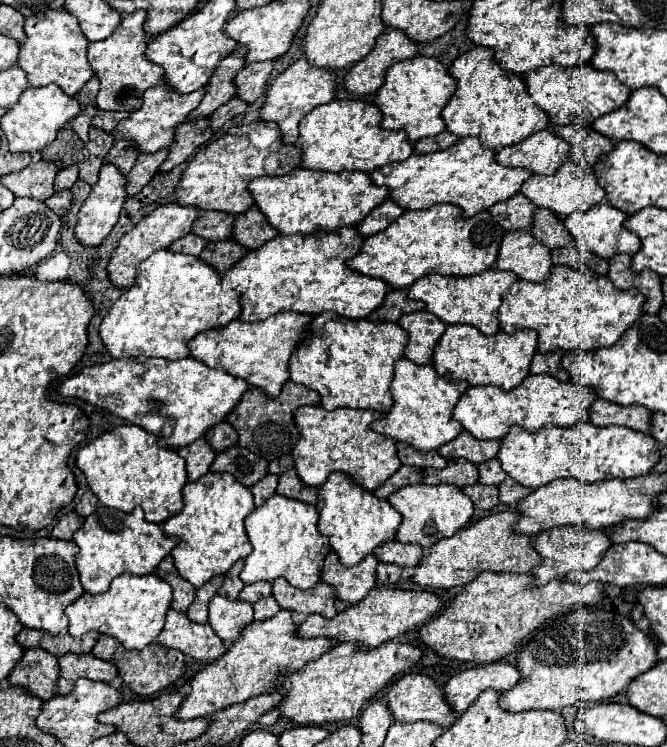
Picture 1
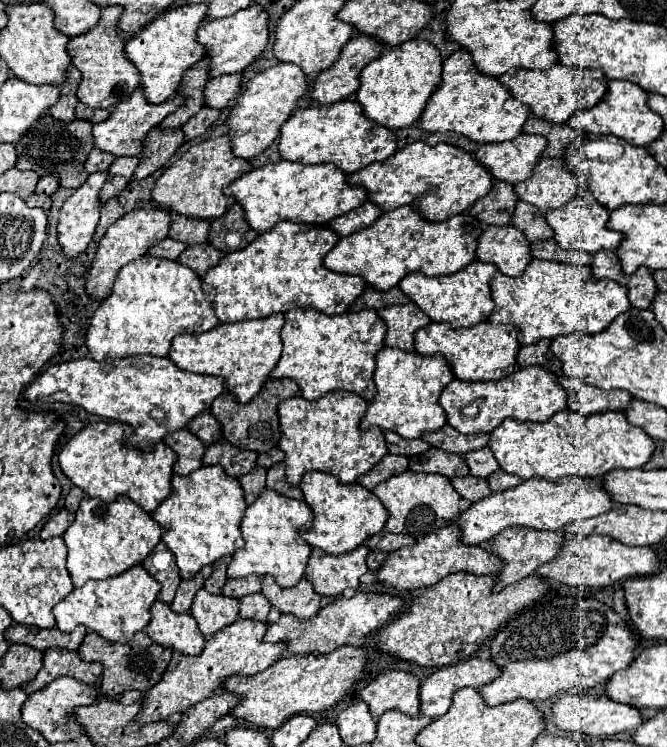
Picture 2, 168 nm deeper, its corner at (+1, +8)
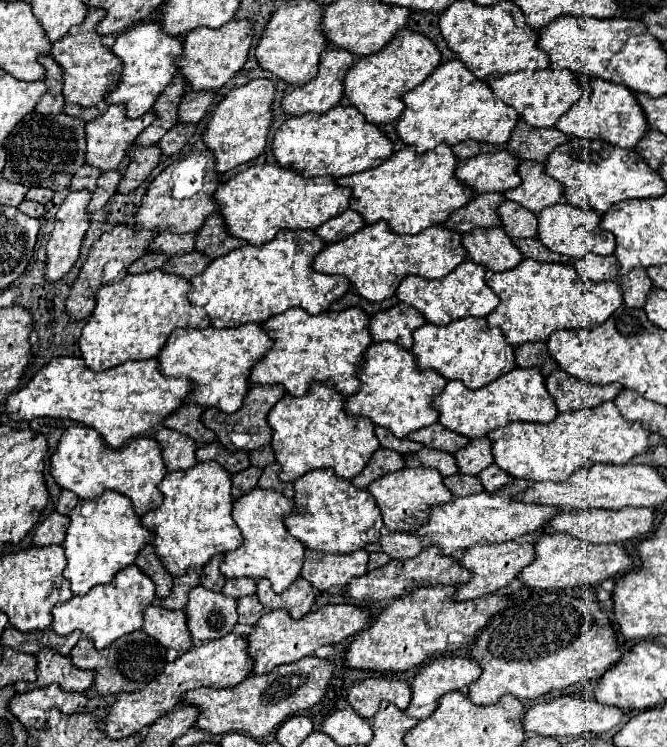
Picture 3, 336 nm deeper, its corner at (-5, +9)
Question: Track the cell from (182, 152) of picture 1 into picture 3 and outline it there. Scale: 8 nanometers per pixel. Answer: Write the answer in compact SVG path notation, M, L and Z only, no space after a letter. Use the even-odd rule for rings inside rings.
M131 145L129 149L129 167L123 171L123 179L117 185L117 193L131 193L133 189L139 187L141 181L159 165L161 151L153 147L135 147Z

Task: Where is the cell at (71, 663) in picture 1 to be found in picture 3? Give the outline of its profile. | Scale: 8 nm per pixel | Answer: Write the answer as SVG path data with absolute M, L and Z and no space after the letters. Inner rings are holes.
M41 649L37 655L37 681L17 681L13 689L17 693L31 691L35 687L45 687L57 683L63 691L85 691L93 685L93 671L77 669L71 665L69 657L61 657L55 649Z

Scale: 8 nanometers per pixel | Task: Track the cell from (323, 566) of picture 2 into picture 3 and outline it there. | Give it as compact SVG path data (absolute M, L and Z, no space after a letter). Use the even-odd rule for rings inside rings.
M305 549L301 577L307 579L319 591L327 591L329 587L341 589L353 577L361 577L367 573L367 557L369 553L365 549L357 549L345 555L329 555Z

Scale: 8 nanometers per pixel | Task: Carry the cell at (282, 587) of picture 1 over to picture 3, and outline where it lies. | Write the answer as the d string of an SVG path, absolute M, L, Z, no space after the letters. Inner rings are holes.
M259 579L257 581L257 597L263 603L265 609L285 609L291 619L301 619L303 615L309 613L309 607L315 601L315 591L313 587L303 579L295 579L291 587L283 593L273 593L269 579Z

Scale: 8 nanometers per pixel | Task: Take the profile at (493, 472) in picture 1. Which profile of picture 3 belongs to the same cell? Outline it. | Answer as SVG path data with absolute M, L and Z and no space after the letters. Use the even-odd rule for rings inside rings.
M479 437L469 441L469 445L465 449L459 449L455 453L455 461L459 467L459 473L463 475L477 475L481 473L485 467L489 467L493 463L491 459L491 445L487 437Z

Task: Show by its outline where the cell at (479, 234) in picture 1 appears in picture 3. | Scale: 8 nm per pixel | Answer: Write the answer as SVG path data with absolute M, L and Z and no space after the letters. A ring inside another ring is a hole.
M387 223L367 225L355 235L325 245L315 257L313 269L327 275L343 275L349 279L357 295L367 301L383 301L395 295L399 281L407 275L419 275L425 279L441 278L453 271L465 259L461 235L441 225L433 225L417 235L397 235L389 231Z

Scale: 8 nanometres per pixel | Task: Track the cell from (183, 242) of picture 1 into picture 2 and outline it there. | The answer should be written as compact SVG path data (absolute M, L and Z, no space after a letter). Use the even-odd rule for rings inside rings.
M165 238L163 242L159 242L159 244L155 244L151 250L149 250L149 254L151 256L161 256L161 258L179 258L179 254L183 254L183 250L187 248L187 244L185 242L177 242L177 240L173 240L173 238Z

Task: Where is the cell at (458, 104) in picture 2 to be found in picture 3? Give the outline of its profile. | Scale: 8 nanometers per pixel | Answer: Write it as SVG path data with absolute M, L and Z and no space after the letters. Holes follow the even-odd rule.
M459 59L439 65L425 83L407 91L401 99L405 103L405 111L397 119L395 131L399 139L405 145L415 147L417 153L429 153L441 143L453 147L467 139L503 147L517 123L517 113L507 105L501 105L501 101L493 97L491 89L473 77Z

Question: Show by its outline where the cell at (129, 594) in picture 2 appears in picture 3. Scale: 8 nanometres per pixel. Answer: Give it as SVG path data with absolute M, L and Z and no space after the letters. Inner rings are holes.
M129 565L129 567L121 569L113 577L111 583L97 585L83 597L71 597L65 603L57 603L51 611L51 615L53 615L51 629L59 635L69 635L71 631L81 631L81 633L85 633L87 639L93 641L95 649L103 649L103 647L111 645L117 637L141 629L143 611L145 611L145 607L151 605L153 599L155 599L153 581L149 581L149 577L145 577L145 573L141 573L141 569L137 569L137 565Z

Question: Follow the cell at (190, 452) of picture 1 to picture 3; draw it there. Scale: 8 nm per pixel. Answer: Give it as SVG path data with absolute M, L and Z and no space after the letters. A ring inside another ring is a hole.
M161 427L155 433L155 441L161 445L161 455L169 471L185 471L197 465L195 459L197 443L189 441L189 437L185 437L183 433Z

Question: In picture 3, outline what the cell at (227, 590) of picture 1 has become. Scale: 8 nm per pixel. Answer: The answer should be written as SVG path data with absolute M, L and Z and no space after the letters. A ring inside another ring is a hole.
M215 555L209 559L209 563L203 567L203 573L201 573L201 585L209 591L221 591L223 585L225 585L225 577L221 575L219 571L219 565L221 565L221 557L223 555Z

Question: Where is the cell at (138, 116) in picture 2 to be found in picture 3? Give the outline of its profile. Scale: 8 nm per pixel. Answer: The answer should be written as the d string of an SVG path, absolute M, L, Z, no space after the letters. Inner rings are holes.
M111 105L101 117L89 121L85 125L85 133L87 133L87 149L85 149L85 163L89 167L99 169L101 173L107 171L123 171L125 165L129 165L129 157L127 157L127 147L135 141L135 137L153 121L153 113L147 113L139 119L127 119L125 117L125 109L121 109L121 105Z

